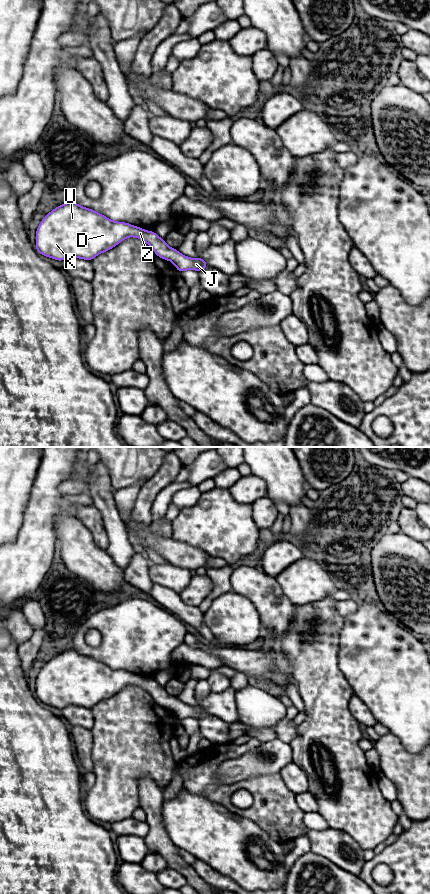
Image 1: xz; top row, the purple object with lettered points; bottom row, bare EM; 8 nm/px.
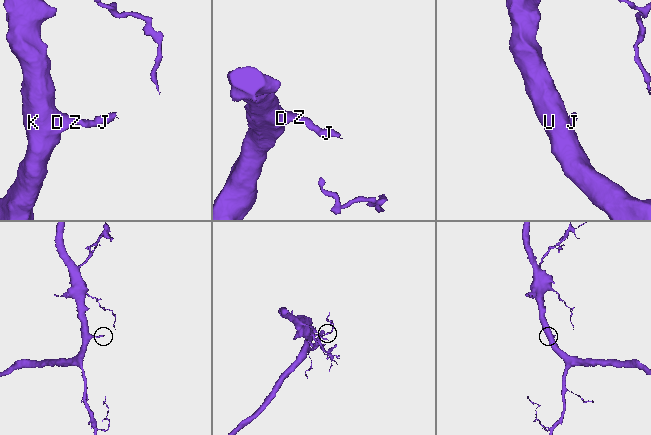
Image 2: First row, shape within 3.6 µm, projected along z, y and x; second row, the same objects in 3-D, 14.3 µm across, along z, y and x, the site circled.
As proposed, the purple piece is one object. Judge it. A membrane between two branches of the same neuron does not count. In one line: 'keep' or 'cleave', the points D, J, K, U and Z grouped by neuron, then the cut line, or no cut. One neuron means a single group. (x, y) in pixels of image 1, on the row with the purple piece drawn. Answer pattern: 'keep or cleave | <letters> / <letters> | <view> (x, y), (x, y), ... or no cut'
keep | D J K U Z | no cut

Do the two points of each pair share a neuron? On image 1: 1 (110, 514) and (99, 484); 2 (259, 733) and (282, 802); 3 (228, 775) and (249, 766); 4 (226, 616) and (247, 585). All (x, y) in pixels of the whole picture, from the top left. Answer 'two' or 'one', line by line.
1: one
2: two
3: one
4: two

